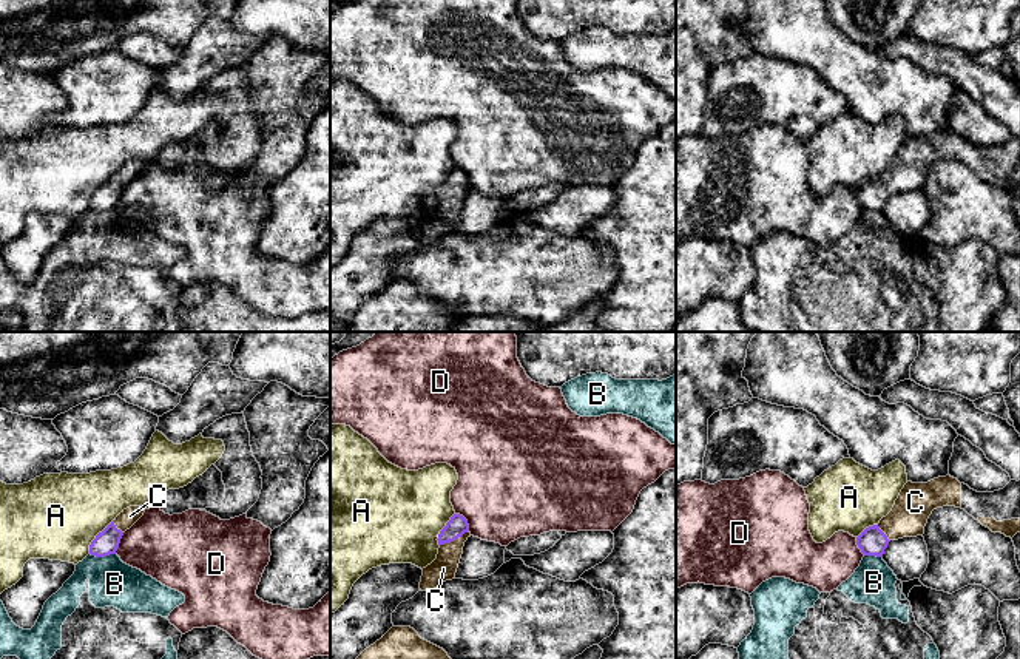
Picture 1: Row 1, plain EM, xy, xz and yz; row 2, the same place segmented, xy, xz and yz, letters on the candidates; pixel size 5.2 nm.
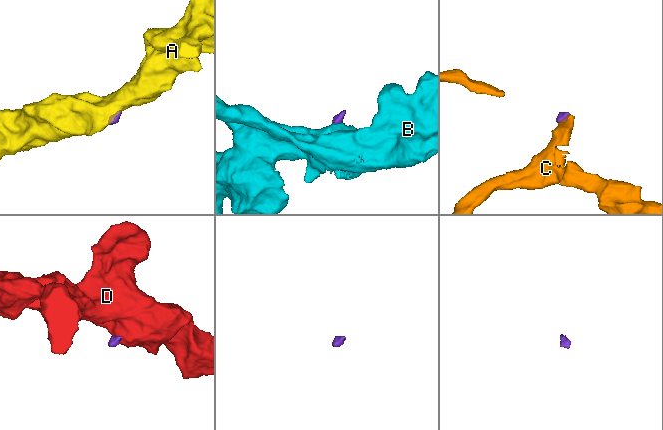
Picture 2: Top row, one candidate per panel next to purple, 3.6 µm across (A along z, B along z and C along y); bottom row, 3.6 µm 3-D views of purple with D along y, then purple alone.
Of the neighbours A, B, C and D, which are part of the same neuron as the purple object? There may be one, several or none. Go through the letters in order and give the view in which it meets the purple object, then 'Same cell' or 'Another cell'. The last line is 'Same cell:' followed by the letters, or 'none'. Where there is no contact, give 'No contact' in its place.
A: Touches purple in xy. Another cell
B: Touches purple in xy. Another cell
C: Touches purple in xz. Same cell
D: Touches purple in xz. Another cell
Same cell: C

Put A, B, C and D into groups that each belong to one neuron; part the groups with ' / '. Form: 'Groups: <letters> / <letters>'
Groups: A / B / C / D

